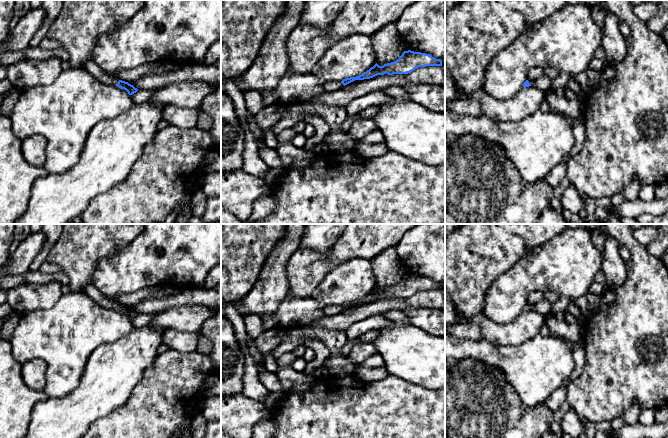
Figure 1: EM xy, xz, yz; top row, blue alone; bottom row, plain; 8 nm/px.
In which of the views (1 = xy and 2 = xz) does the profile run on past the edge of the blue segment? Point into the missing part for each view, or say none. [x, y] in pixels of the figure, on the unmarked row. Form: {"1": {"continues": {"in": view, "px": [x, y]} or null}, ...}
{"1": {"continues": {"in": "xy", "px": [91, 291]}}, "2": {"continues": {"in": "xz", "px": [329, 310]}}}

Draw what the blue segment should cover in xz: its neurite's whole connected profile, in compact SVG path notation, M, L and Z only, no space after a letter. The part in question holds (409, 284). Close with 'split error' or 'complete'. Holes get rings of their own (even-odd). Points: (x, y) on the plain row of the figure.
M408 274L404 275L402 279L394 286L384 288L383 290L379 290L376 287L369 294L357 301L346 302L341 306L327 305L323 311L326 316L333 316L355 304L370 303L377 299L384 299L386 297L388 299L408 298L418 291L426 290L442 290L442 285L441 283L432 281L430 278Z; split error

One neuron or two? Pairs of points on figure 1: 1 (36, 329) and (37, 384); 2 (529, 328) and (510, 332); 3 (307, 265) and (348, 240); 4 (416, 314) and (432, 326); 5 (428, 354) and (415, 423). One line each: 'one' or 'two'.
1: two
2: one
3: one
4: one
5: two

